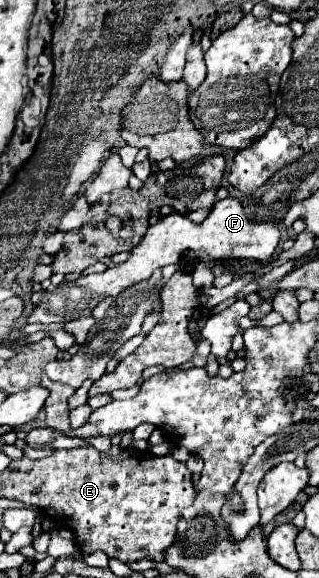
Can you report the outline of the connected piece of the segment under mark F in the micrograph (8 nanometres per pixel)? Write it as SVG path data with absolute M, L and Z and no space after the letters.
M280 178L260 198L260 202L242 202L240 198L218 200L214 204L212 212L208 214L208 218L200 224L190 222L184 214L178 214L178 212L164 216L156 226L148 228L142 242L132 248L132 252L130 252L132 256L124 264L118 264L112 270L108 268L102 274L80 276L74 282L64 280L60 286L48 288L42 294L40 304L30 314L28 322L50 324L50 322L62 322L62 320L68 322L74 318L88 316L88 314L92 314L96 304L100 300L104 300L106 296L116 296L118 292L126 290L128 286L148 280L154 270L158 270L166 264L178 264L186 250L192 250L194 254L198 254L206 266L210 266L212 262L218 262L218 260L266 262L274 254L274 250L280 242L280 230L278 230L278 224L274 218L274 210L280 204L280 200L284 198L284 194L288 194L294 188L294 182L296 180L292 180L292 178Z

